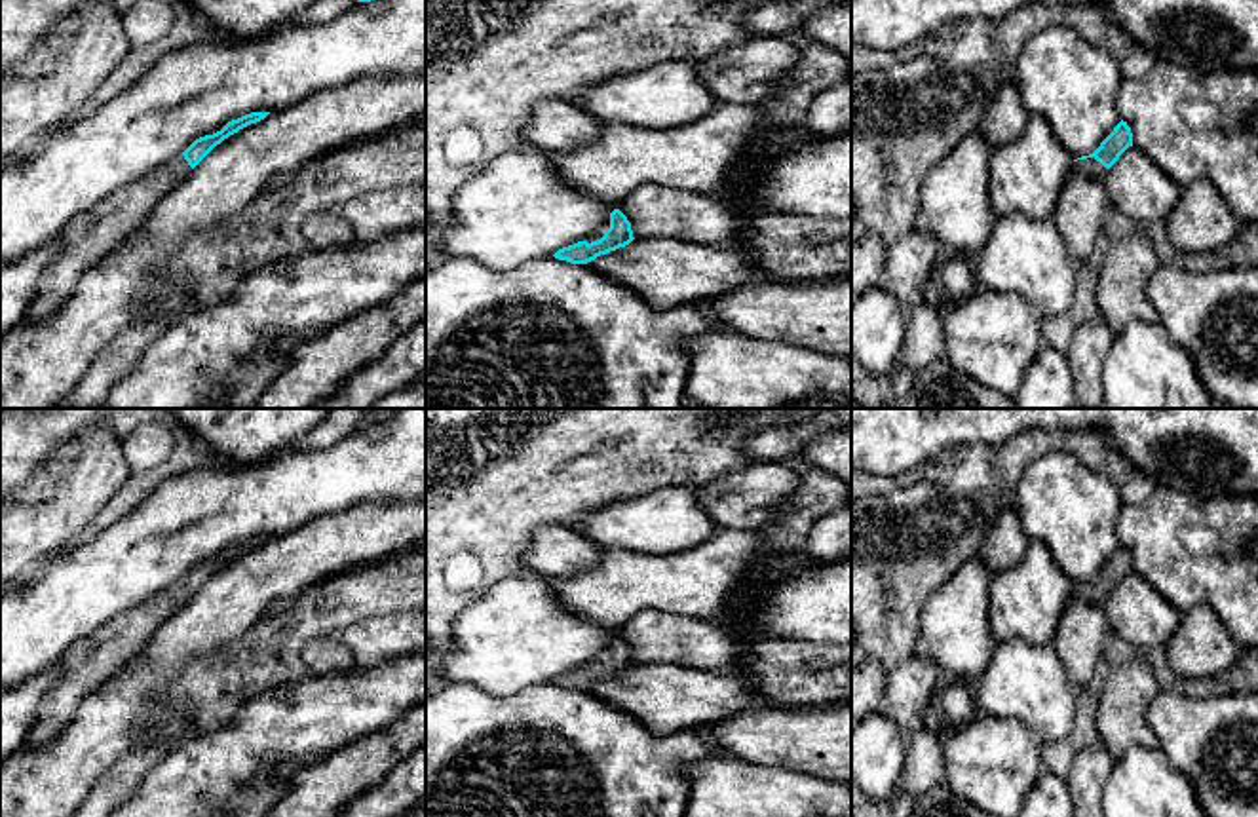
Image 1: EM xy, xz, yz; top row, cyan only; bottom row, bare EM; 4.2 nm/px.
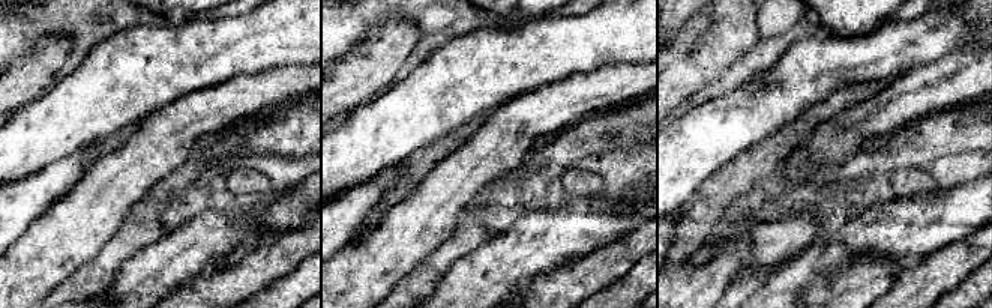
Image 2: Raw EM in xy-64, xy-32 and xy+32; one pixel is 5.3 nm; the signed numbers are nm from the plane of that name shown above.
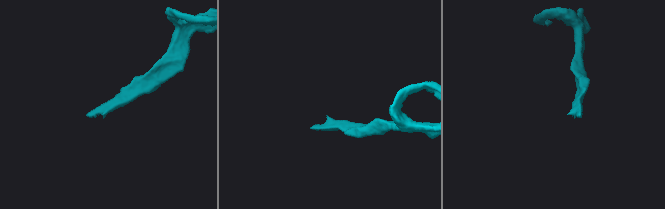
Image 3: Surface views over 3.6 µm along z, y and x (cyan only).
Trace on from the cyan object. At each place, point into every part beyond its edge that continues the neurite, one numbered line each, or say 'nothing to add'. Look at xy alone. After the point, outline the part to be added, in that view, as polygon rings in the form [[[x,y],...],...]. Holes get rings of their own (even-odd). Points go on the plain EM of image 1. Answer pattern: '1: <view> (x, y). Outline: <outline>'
1: xy (90, 662). Outline: [[[182,580],[74,642],[61,657],[63,678],[49,690],[21,749],[51,741],[72,720],[84,697],[116,674],[192,593]]]

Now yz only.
1: yz (1091, 593). Outline: [[[1095,583],[1077,585],[1074,587],[1074,593],[1091,604],[1104,604],[1108,598],[1108,595]]]

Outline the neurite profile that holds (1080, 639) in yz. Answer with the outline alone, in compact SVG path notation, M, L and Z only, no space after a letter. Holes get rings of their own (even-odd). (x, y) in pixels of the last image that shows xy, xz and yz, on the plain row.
M1072 589L1055 633L1053 648L1076 692L1089 686L1095 667L1104 657L1106 636L1110 633L1104 606L1079 598Z

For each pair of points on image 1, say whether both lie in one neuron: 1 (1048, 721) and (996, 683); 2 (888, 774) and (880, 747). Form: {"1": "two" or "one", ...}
{"1": "one", "2": "one"}

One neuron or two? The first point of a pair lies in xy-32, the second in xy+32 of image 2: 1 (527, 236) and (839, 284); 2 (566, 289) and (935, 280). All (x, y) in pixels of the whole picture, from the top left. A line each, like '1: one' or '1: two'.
1: two
2: one

